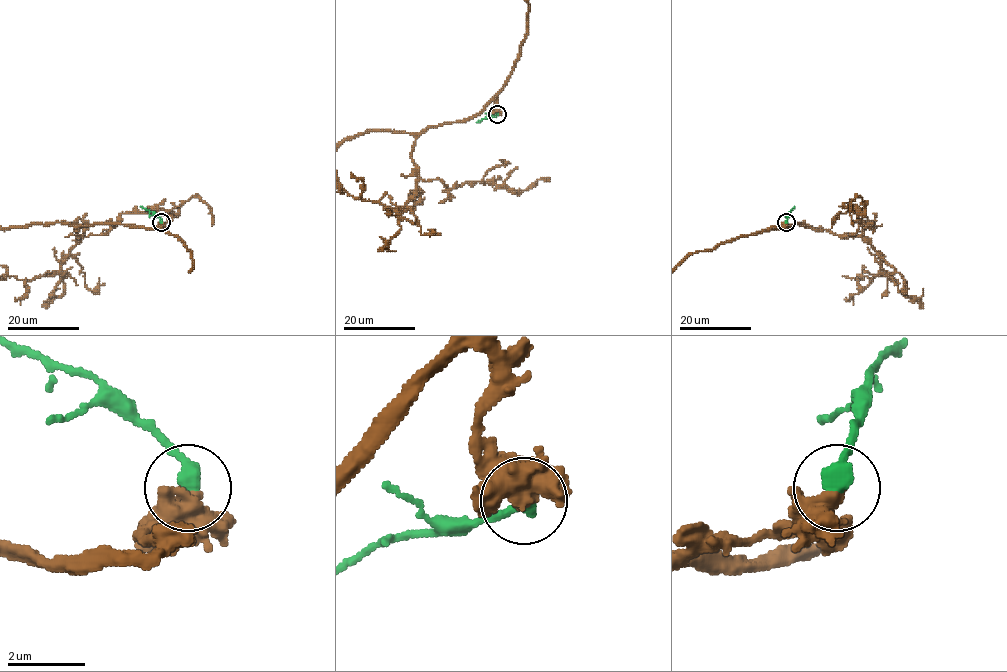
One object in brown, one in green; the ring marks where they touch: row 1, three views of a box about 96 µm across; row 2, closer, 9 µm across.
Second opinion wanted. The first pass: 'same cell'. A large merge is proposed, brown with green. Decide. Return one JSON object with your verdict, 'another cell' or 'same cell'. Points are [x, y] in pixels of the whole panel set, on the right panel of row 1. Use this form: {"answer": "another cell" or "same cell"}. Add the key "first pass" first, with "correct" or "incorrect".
{"first pass": "incorrect", "answer": "another cell"}

